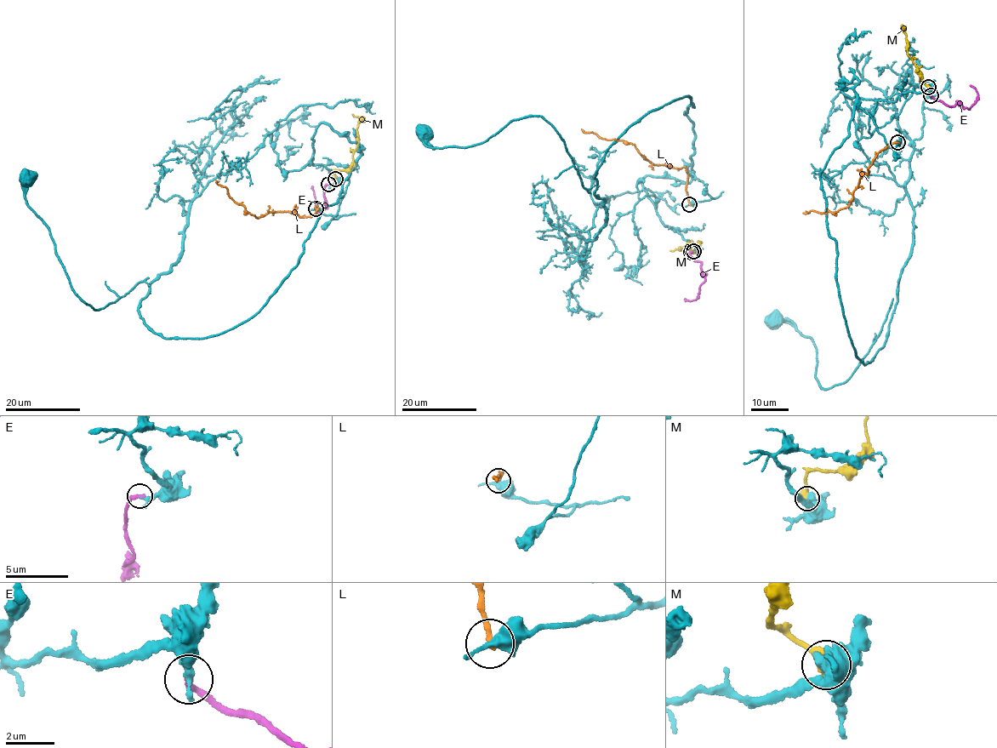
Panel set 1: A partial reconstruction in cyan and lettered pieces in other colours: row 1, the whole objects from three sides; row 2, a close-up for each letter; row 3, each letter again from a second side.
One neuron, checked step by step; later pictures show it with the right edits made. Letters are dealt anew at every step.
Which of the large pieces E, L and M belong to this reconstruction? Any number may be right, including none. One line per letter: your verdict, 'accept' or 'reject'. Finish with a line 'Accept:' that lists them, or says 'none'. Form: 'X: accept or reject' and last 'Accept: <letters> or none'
E: accept
L: reject
M: reject
Accept: E

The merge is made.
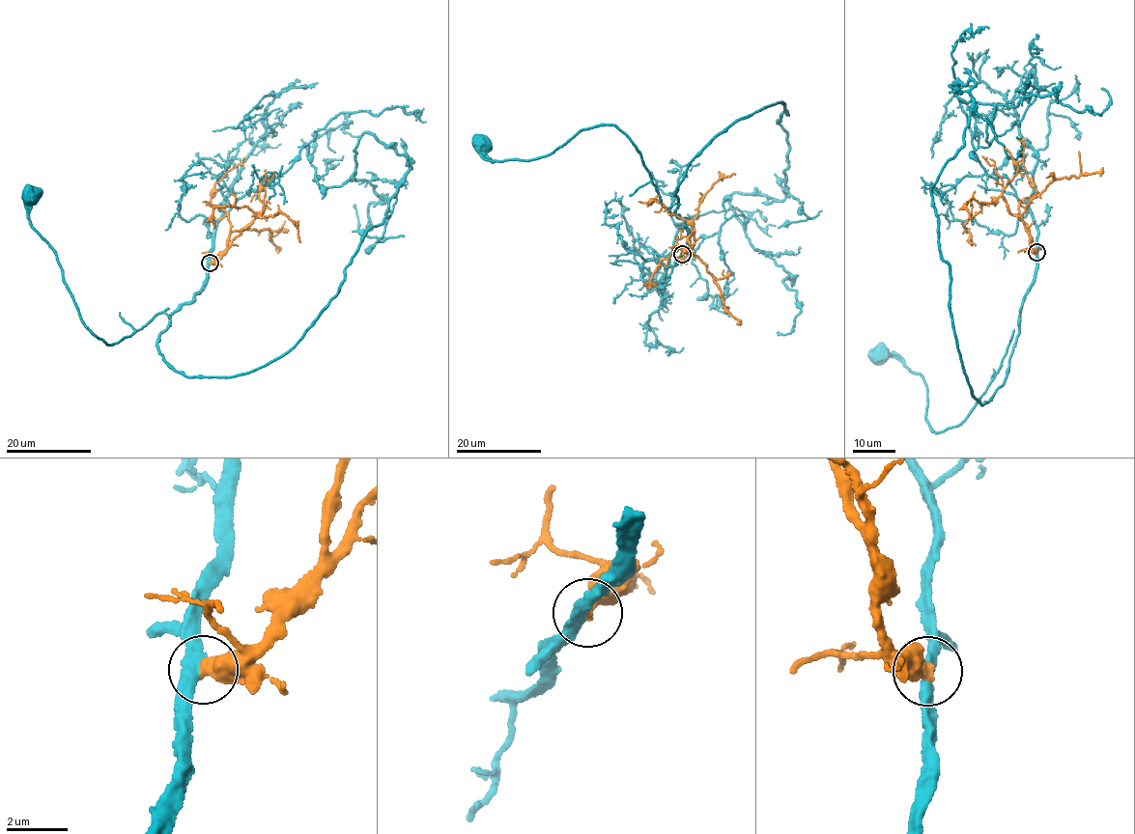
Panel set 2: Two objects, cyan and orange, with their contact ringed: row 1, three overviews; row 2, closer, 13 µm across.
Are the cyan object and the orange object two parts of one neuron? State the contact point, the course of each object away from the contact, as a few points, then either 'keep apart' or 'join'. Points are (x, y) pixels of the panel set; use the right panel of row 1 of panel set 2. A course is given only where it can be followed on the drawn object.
place (1036, 252); course cyan (1036, 252), (1017, 338), (957, 426), (937, 433), (925, 418), (923, 378), (893, 357), (876, 356); course orange (1036, 252), (1032, 249), (1025, 223), (1008, 212), (1001, 196), (981, 206), (964, 225), (969, 242), (975, 245); keep apart

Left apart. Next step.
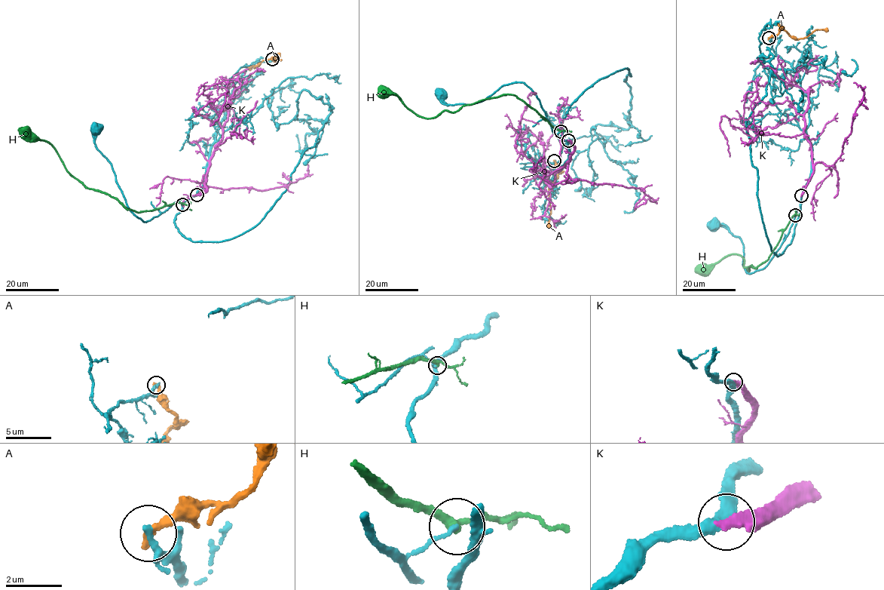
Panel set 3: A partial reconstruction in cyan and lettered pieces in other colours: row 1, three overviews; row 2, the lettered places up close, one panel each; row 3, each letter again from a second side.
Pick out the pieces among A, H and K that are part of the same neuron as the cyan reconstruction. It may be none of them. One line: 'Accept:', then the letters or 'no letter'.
Accept: no letter

